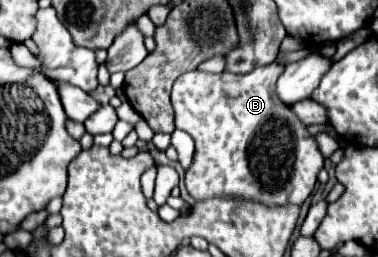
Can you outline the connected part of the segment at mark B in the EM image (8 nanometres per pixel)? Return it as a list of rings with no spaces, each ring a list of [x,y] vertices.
[[[282,65],[258,67],[246,75],[234,73],[202,73],[190,71],[176,79],[172,89],[172,105],[176,111],[176,127],[186,131],[194,143],[196,153],[190,169],[186,171],[186,189],[196,201],[230,197],[262,203],[266,207],[302,205],[314,191],[318,171],[324,167],[324,155],[318,151],[314,137],[306,131],[306,125],[294,117],[288,105],[276,97],[276,79],[284,71]]]

